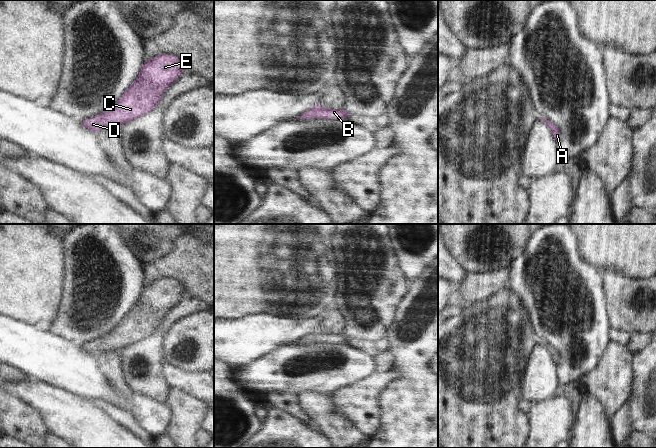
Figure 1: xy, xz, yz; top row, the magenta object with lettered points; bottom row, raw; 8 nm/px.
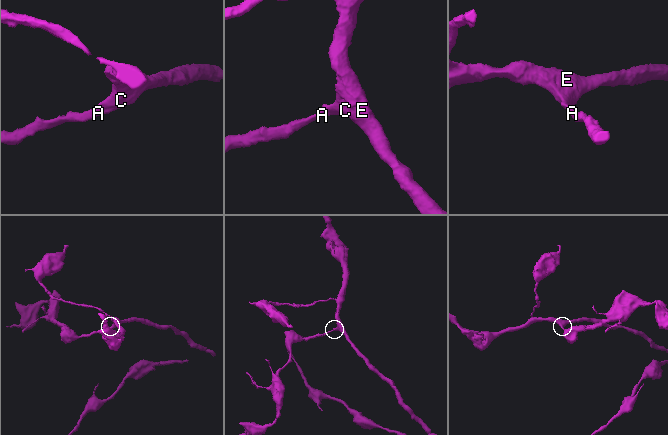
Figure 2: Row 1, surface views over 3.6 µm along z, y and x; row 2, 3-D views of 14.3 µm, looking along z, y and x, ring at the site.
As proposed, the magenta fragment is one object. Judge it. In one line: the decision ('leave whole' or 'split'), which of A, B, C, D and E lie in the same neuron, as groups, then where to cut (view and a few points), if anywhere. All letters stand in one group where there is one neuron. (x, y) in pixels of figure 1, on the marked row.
leave whole; A B C D E; no cut

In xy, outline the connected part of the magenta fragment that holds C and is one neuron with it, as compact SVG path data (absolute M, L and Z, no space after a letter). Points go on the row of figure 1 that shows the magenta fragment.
M161 54L144 62L137 79L124 92L120 100L104 113L88 118L83 126L97 133L98 130L120 128L124 124L151 112L160 103L167 89L184 73L184 65L175 55Z

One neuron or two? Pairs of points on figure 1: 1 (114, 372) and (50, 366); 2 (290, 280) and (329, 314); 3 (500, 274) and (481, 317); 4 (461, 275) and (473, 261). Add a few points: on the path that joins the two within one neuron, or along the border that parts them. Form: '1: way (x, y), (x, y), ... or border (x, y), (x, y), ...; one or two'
1: border (95, 357), (101, 374), (106, 382), (115, 390); two
2: border (331, 306), (321, 313); two
3: border (484, 300), (466, 301), (461, 307); two
4: border (450, 253), (468, 274); two

